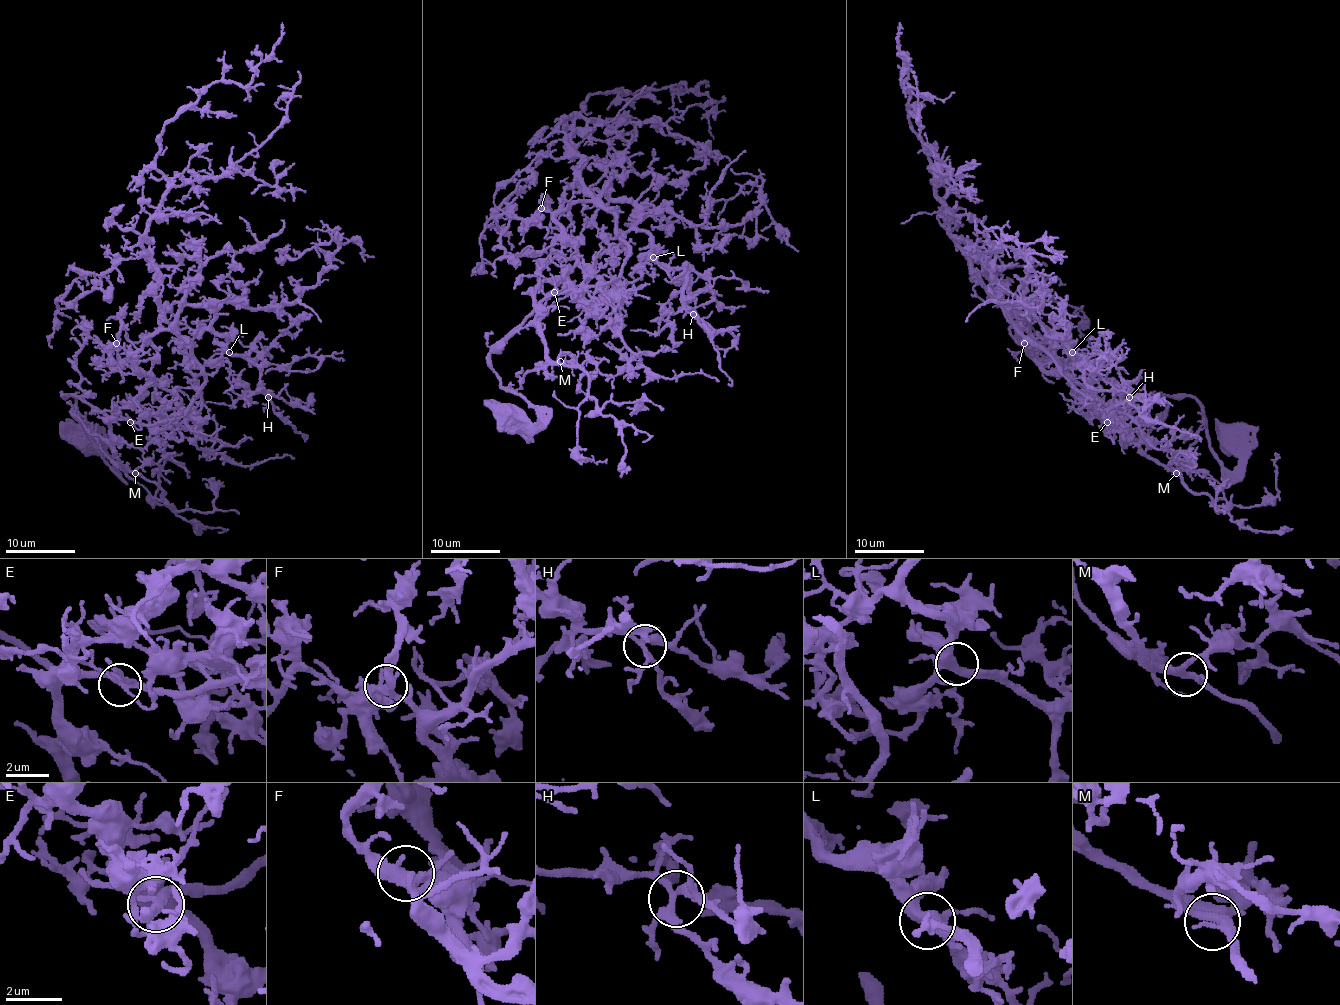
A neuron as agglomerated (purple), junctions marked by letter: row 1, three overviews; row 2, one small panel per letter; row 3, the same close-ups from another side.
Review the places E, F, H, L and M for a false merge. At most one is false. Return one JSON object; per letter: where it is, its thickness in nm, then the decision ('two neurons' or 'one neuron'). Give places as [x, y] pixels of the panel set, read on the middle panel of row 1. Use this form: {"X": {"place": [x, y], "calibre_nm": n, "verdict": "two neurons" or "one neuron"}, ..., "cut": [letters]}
{"E": {"place": [554, 292], "calibre_nm": 280, "verdict": "two neurons"}, "F": {"place": [541, 208], "calibre_nm": 340, "verdict": "one neuron"}, "H": {"place": [693, 314], "calibre_nm": 280, "verdict": "one neuron"}, "L": {"place": [653, 257], "calibre_nm": 420, "verdict": "one neuron"}, "M": {"place": [560, 361], "calibre_nm": 360, "verdict": "one neuron"}, "cut": ["E"]}

